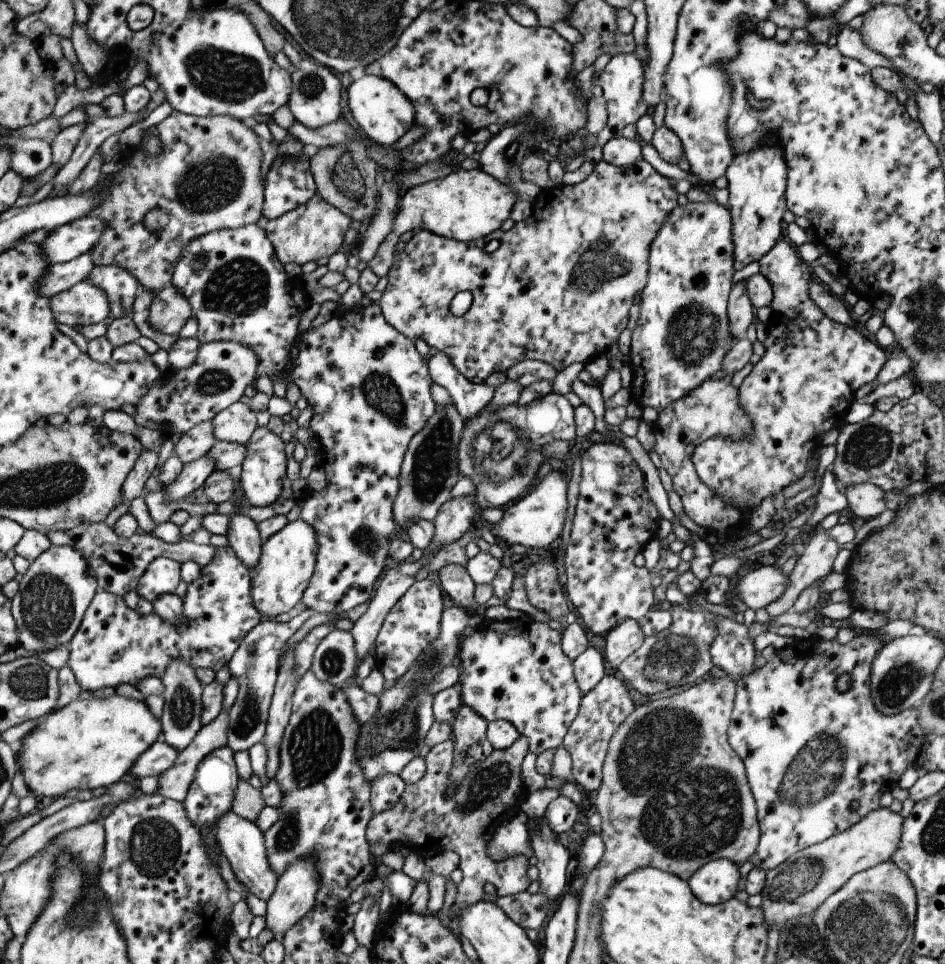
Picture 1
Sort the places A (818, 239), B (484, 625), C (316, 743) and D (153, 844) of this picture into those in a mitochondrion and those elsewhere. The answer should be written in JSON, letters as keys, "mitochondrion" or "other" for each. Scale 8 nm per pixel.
{"A":"other","B":"other","C":"mitochondrion","D":"mitochondrion"}

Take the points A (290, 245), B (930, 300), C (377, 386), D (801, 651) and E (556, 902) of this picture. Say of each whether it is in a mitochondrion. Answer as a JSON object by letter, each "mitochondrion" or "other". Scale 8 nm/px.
{"A":"other","B":"mitochondrion","C":"mitochondrion","D":"other","E":"other"}

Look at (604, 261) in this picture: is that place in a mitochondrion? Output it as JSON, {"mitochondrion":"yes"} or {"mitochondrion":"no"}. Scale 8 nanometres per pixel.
{"mitochondrion":"yes"}

